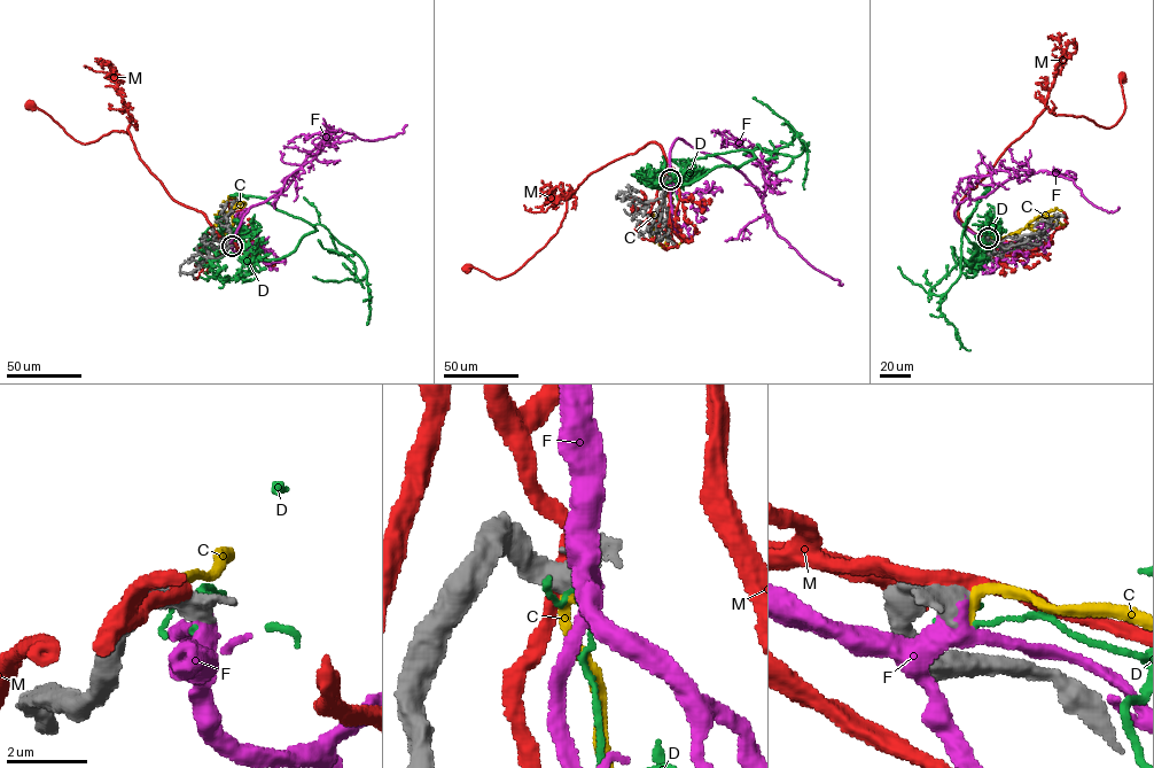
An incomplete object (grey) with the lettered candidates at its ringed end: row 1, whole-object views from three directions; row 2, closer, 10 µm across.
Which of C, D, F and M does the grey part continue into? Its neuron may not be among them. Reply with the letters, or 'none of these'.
F

